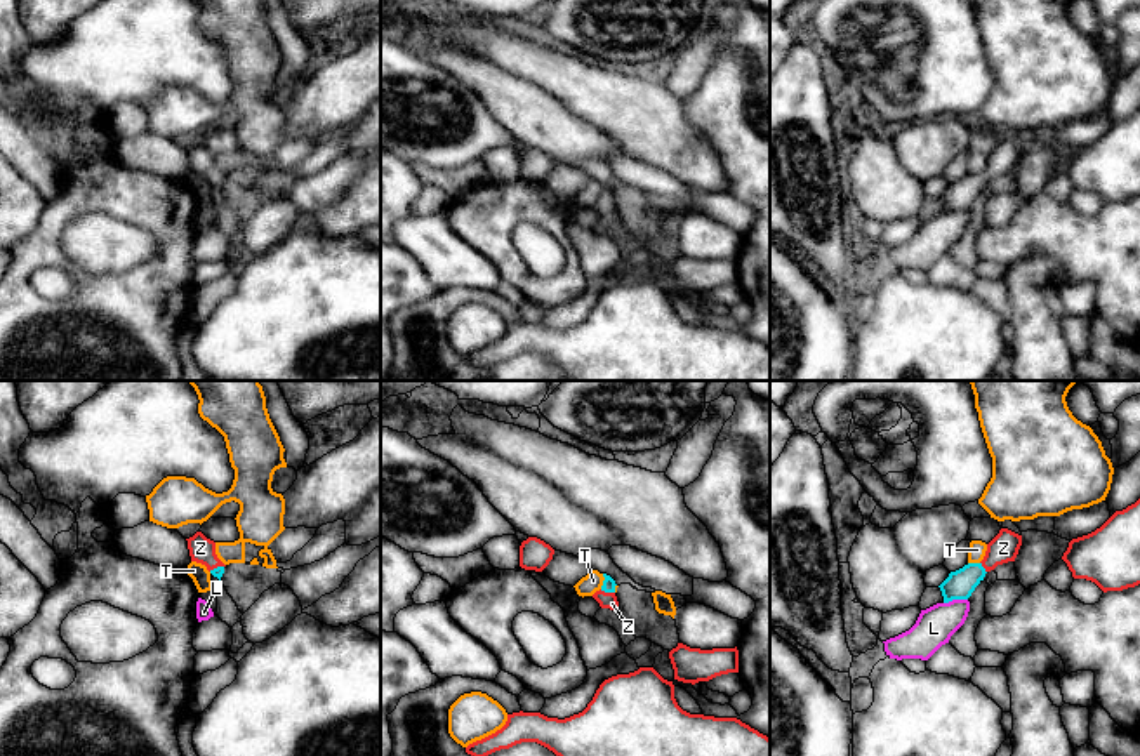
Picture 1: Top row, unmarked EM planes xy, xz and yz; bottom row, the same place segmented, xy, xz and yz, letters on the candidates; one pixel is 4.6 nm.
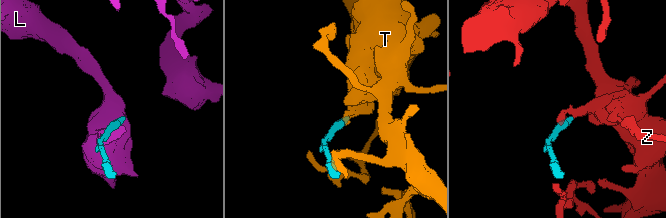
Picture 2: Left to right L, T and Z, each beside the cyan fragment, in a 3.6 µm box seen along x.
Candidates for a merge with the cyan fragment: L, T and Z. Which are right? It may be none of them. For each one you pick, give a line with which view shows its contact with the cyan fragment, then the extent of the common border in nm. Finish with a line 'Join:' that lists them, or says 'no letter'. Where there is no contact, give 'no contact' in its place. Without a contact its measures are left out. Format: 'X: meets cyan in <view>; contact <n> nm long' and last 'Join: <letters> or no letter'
Z: meets cyan in xz; contact 70 nm long
Join: Z

